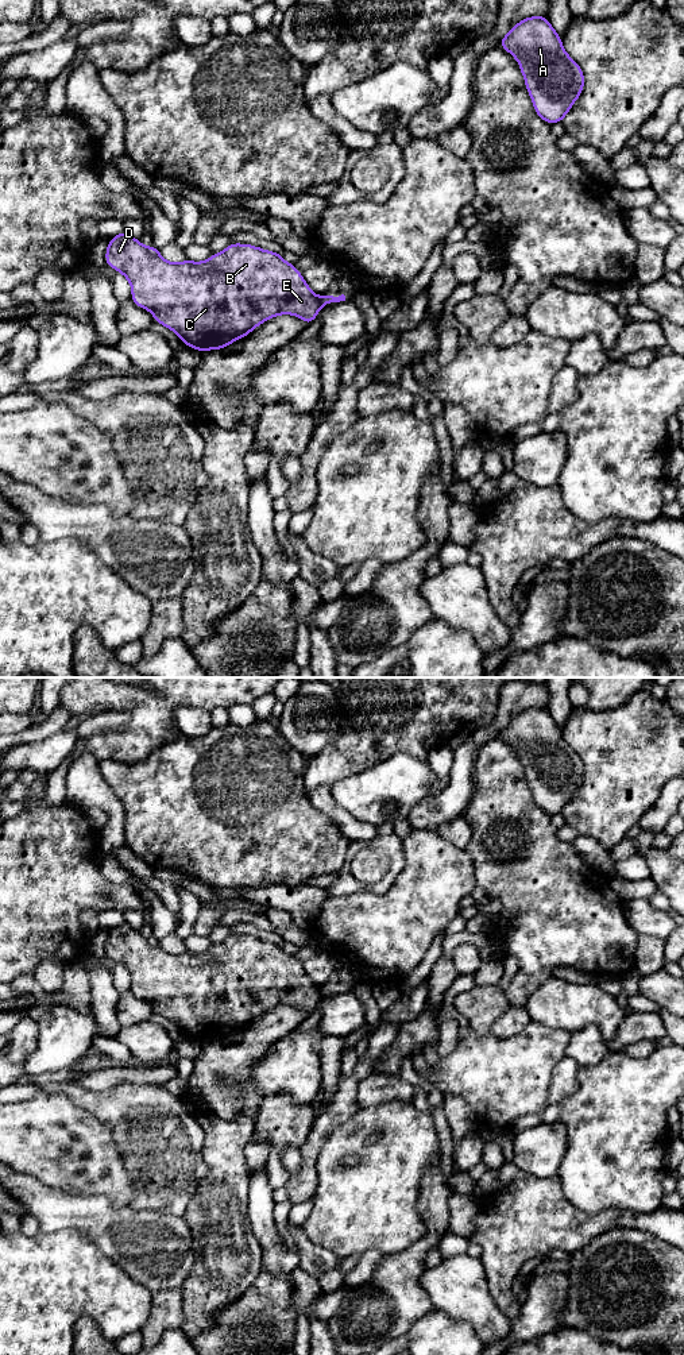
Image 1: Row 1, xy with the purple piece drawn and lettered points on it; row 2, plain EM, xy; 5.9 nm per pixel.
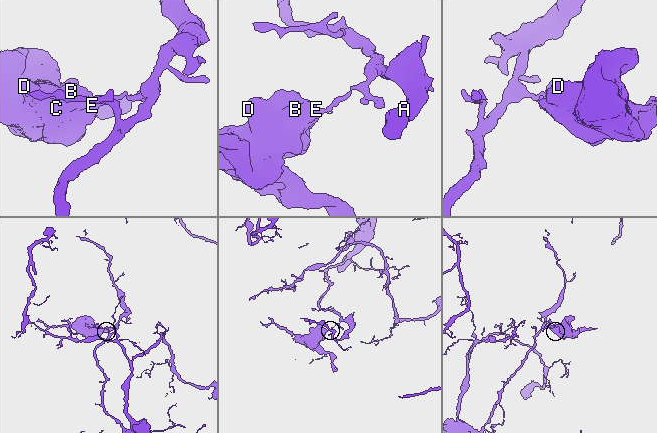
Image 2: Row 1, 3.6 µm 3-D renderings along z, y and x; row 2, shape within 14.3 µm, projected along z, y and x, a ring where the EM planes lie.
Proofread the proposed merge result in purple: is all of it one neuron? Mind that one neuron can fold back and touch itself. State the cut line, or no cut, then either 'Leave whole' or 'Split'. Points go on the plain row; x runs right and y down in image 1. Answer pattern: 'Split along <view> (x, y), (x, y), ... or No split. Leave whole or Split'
Split along xy (319, 988), (323, 995). Split

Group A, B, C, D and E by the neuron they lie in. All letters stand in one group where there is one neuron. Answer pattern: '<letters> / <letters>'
A / B C D E

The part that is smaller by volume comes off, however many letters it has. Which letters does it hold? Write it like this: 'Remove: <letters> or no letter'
Remove: B, C, D, E

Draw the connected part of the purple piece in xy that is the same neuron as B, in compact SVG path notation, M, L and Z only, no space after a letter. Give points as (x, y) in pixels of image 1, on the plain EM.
M123 922L108 933L105 954L130 972L136 997L150 1001L155 1014L167 1018L185 1036L201 1043L224 1041L278 1005L298 1007L309 1016L322 997L295 956L287 954L281 943L251 935L231 934L205 953L185 950L170 954L158 939L144 938Z

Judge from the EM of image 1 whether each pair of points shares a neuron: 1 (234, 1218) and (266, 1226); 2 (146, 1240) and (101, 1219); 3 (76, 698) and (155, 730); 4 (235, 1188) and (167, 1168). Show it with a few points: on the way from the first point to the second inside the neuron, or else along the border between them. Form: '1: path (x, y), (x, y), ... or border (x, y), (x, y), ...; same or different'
1: border (248, 1189), (247, 1220), (261, 1251); different
2: path (135, 1239), (112, 1230); same
3: path (99, 698), (135, 698), (145, 707); same
4: border (203, 1157), (208, 1166), (208, 1174), (186, 1205); different

